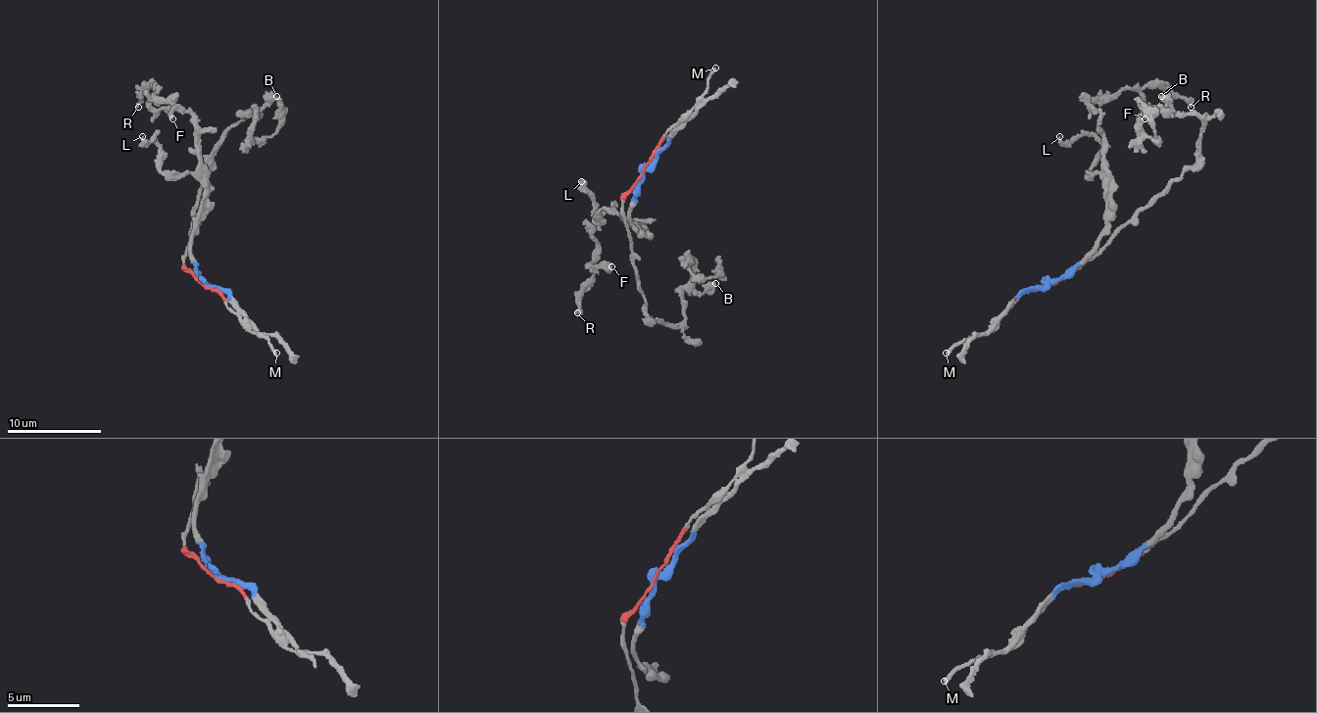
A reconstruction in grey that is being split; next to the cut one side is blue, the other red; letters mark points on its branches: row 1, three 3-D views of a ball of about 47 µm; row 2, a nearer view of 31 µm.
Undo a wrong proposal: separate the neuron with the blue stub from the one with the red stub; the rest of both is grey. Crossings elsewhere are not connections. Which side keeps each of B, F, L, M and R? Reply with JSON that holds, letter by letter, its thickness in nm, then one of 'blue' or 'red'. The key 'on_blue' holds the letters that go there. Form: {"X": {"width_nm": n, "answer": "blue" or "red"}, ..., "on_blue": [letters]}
{"B": {"width_nm": 440, "answer": "red"}, "F": {"width_nm": 320, "answer": "blue"}, "L": {"width_nm": 380, "answer": "blue"}, "M": {"width_nm": 240, "answer": "red"}, "R": {"width_nm": 320, "answer": "blue"}, "on_blue": ["F", "L", "R"]}

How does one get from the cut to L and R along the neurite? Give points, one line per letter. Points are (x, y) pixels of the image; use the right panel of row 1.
L: (1048, 284), (1061, 280), (1104, 227), (1104, 185), (1088, 171), (1101, 145), (1093, 135), (1064, 143), (1059, 135)
R: (1048, 284), (1061, 280), (1088, 254), (1104, 227), (1104, 131), (1090, 103), (1125, 88), (1158, 86), (1192, 107)

